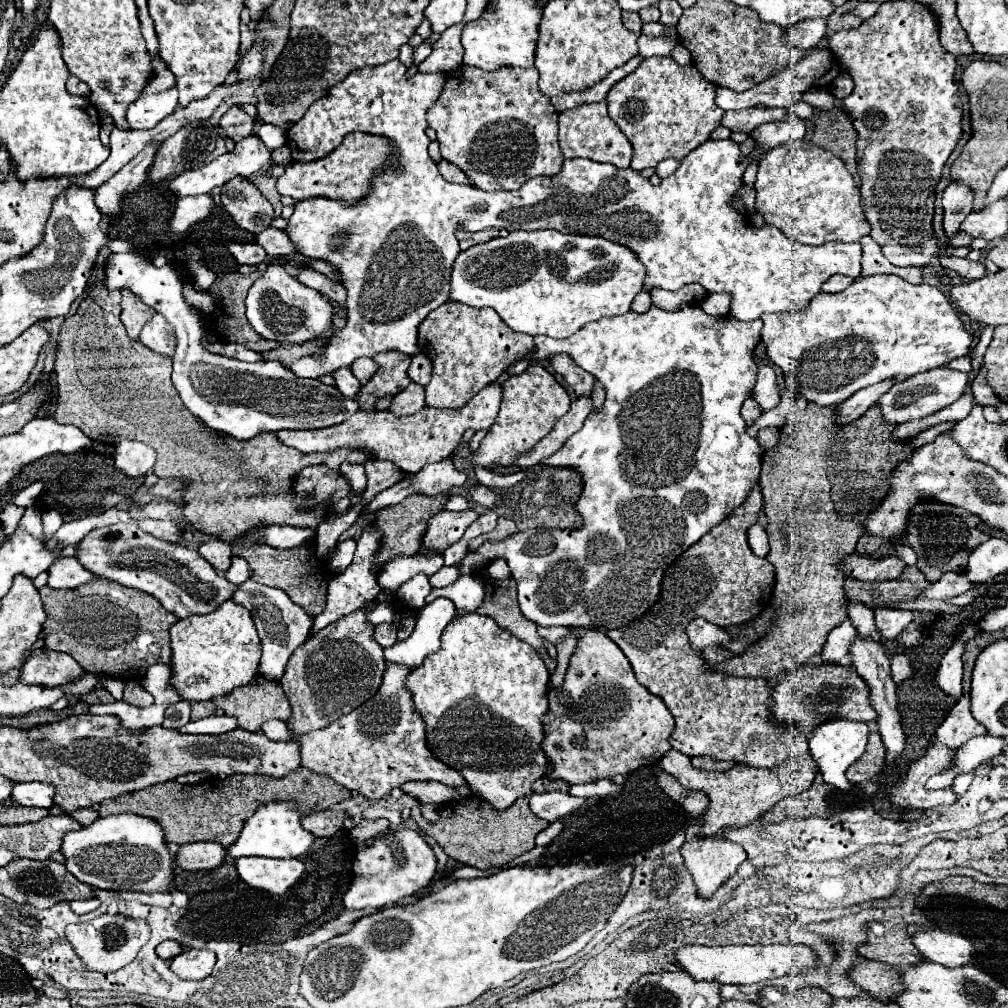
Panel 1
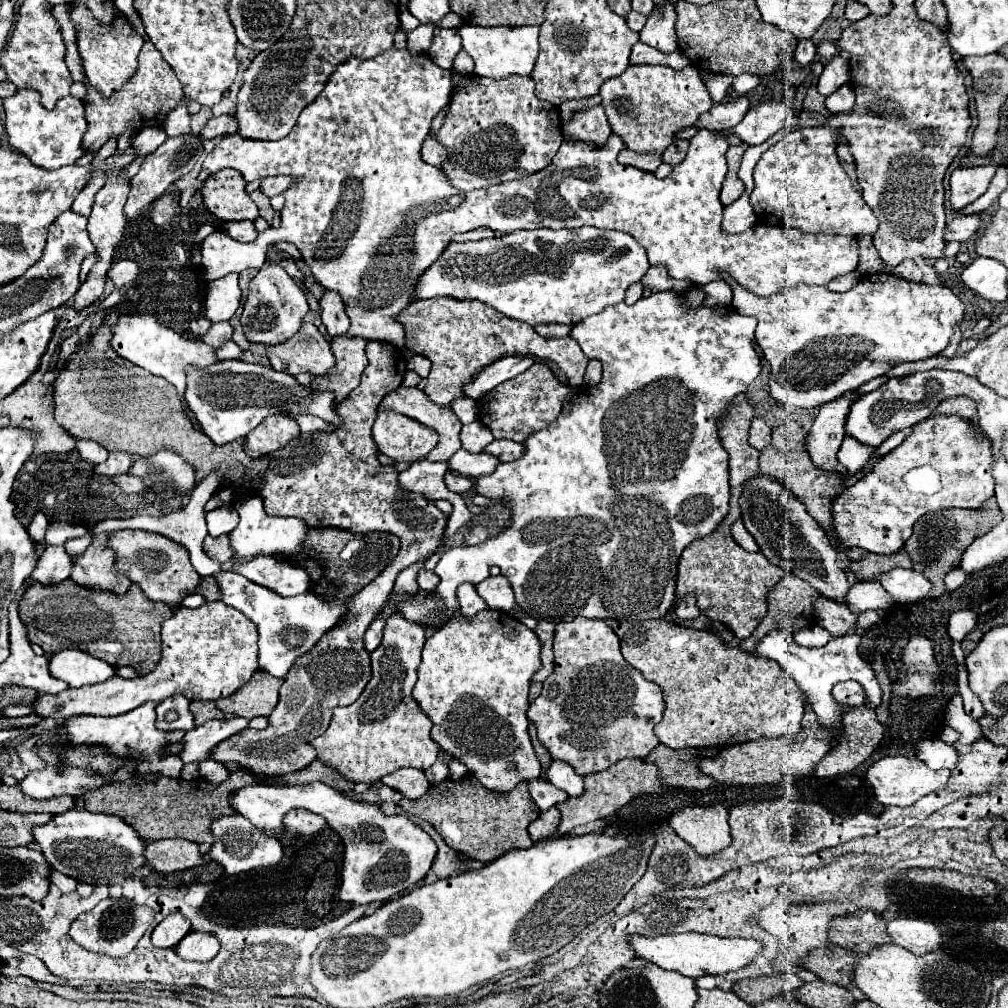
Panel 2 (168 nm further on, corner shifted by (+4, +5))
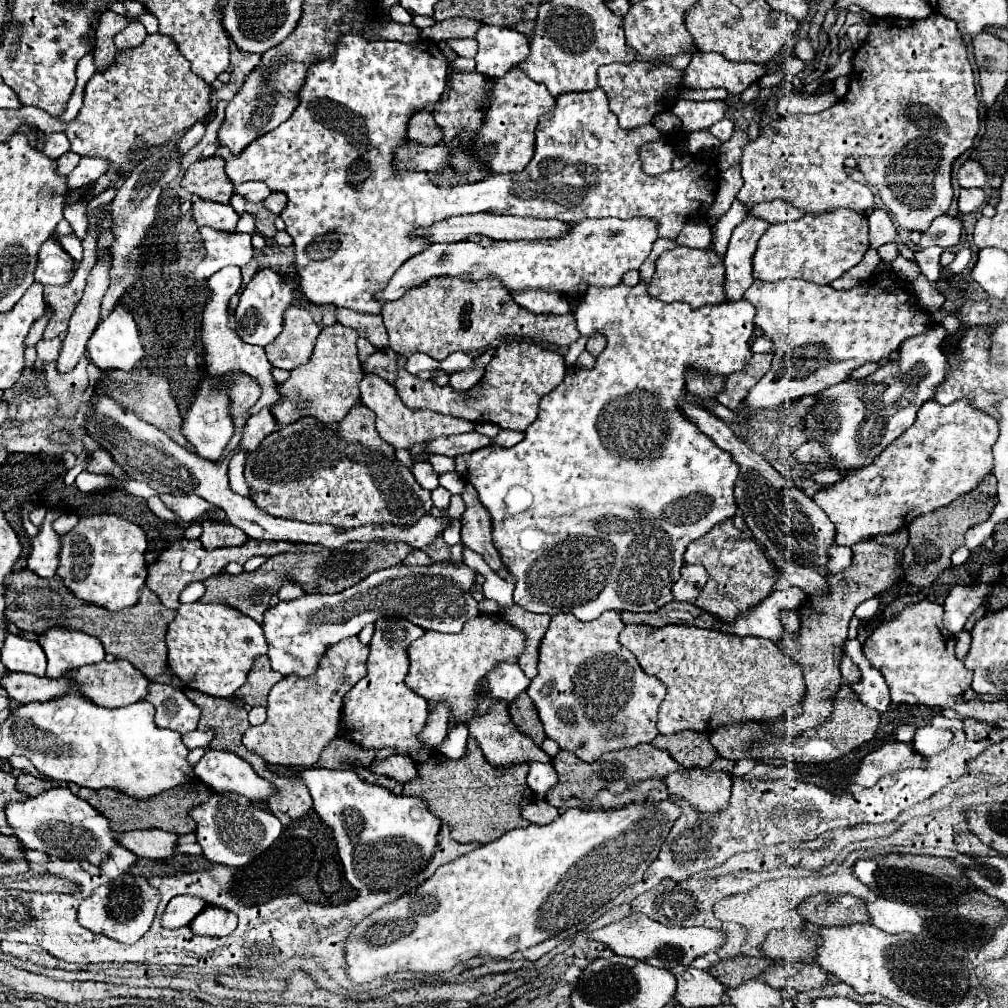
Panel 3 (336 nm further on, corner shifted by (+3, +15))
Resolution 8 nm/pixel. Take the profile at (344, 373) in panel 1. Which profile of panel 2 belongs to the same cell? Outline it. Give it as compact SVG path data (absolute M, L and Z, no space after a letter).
M304 323L292 339L274 347L266 347L266 355L276 371L290 375L306 371L314 375L326 375L336 365L330 343L314 323Z

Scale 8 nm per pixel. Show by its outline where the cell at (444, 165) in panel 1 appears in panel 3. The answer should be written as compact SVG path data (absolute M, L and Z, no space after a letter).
M421 109L421 111L413 113L413 117L409 119L407 137L409 137L409 141L421 143L421 145L437 145L437 143L441 143L441 129L435 123L431 111Z

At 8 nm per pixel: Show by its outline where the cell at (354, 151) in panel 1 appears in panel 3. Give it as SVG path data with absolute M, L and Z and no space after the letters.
M249 181L243 185L235 185L233 191L235 191L235 195L245 197L245 201L249 201L249 203L259 203L269 197L269 187L263 181Z

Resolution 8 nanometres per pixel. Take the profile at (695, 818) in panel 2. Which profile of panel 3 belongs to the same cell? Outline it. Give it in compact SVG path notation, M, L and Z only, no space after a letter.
M681 769L665 777L671 795L687 799L701 813L717 813L727 807L731 795L731 775L711 769Z

